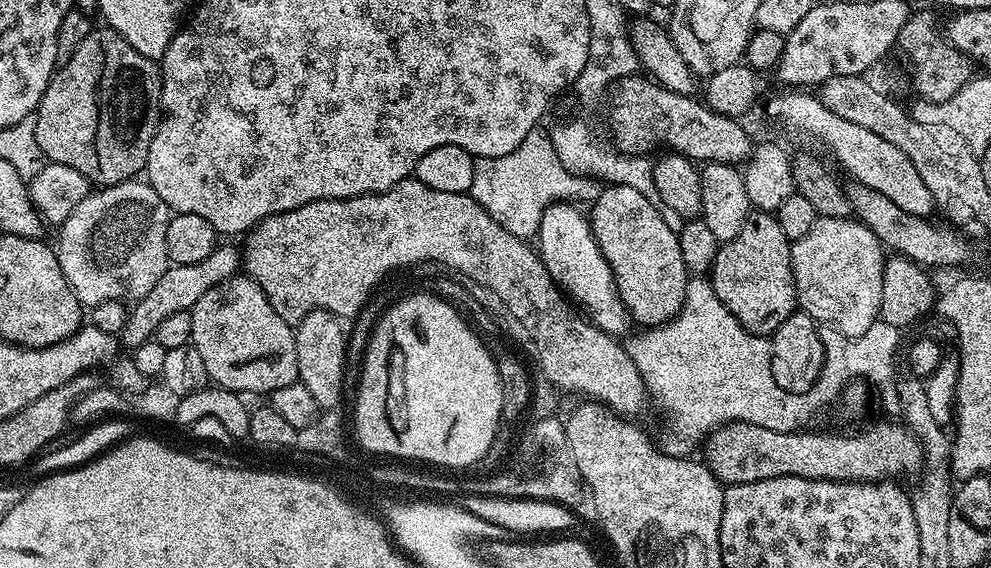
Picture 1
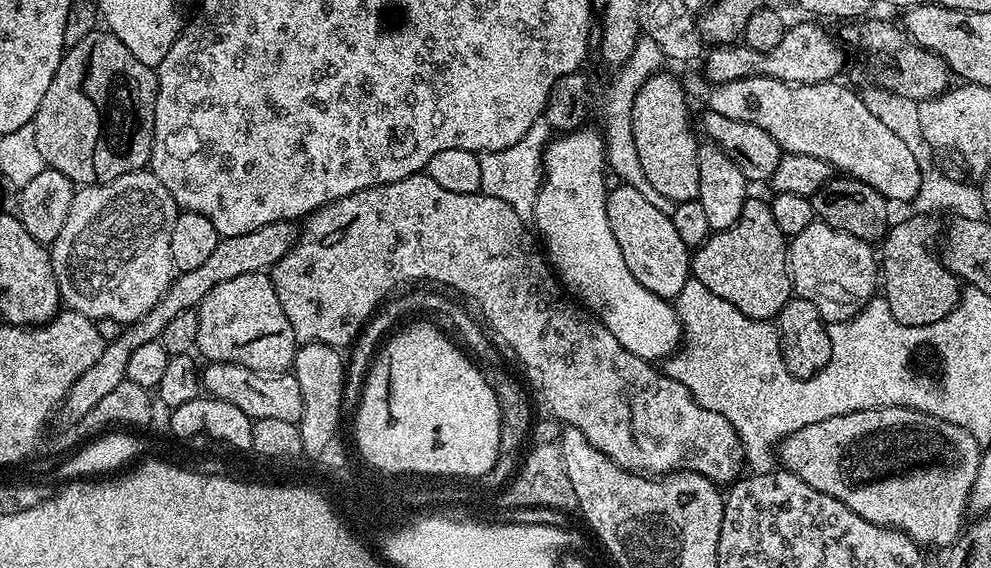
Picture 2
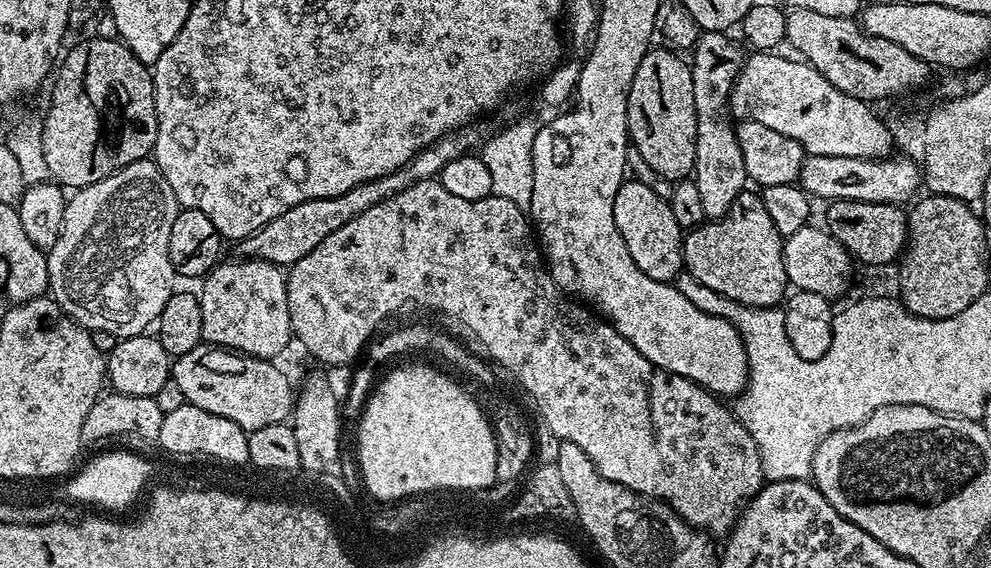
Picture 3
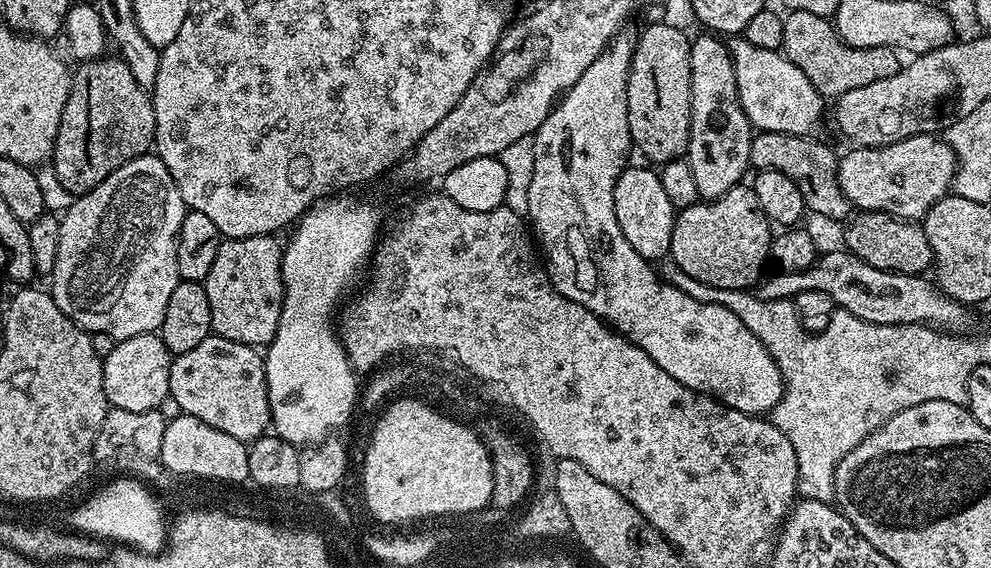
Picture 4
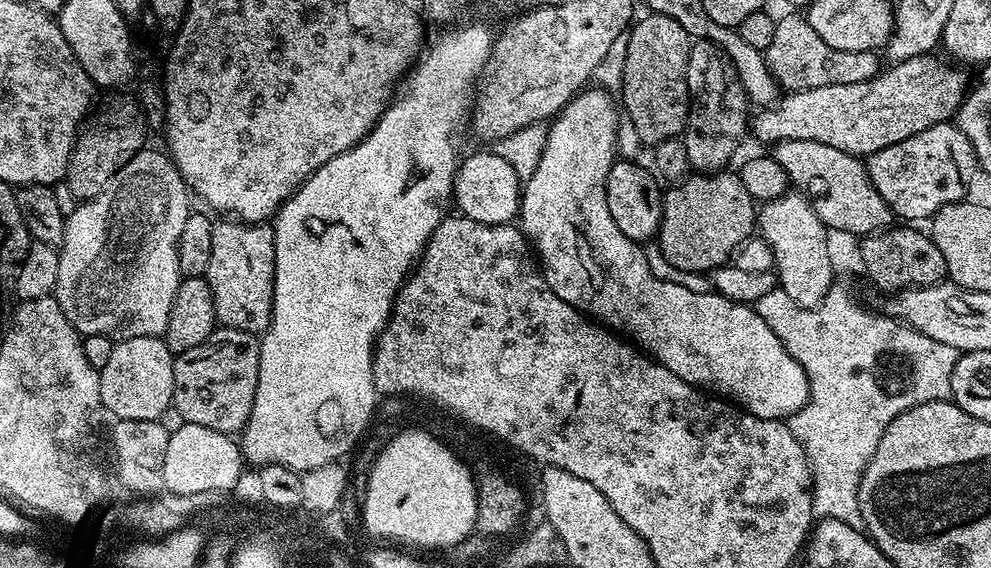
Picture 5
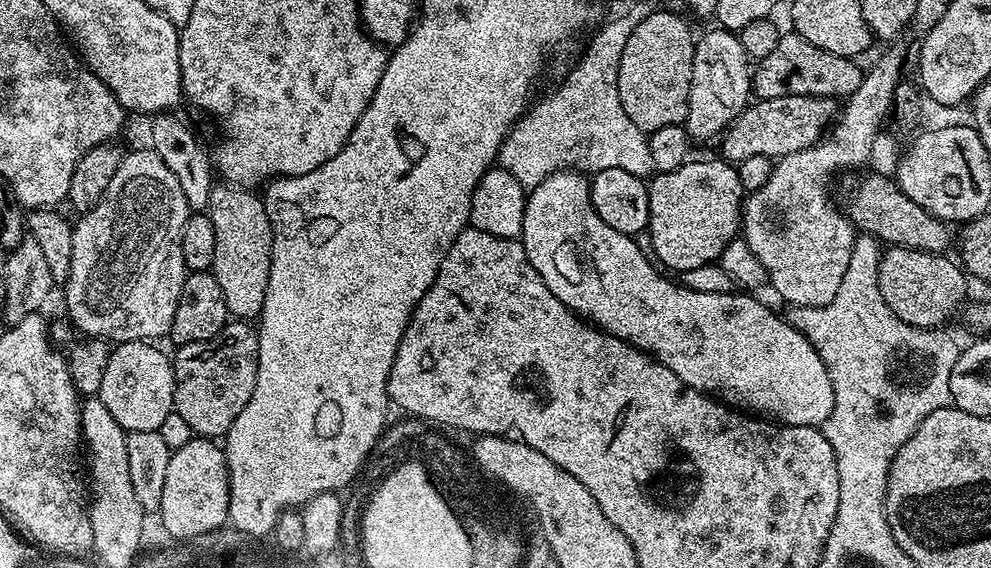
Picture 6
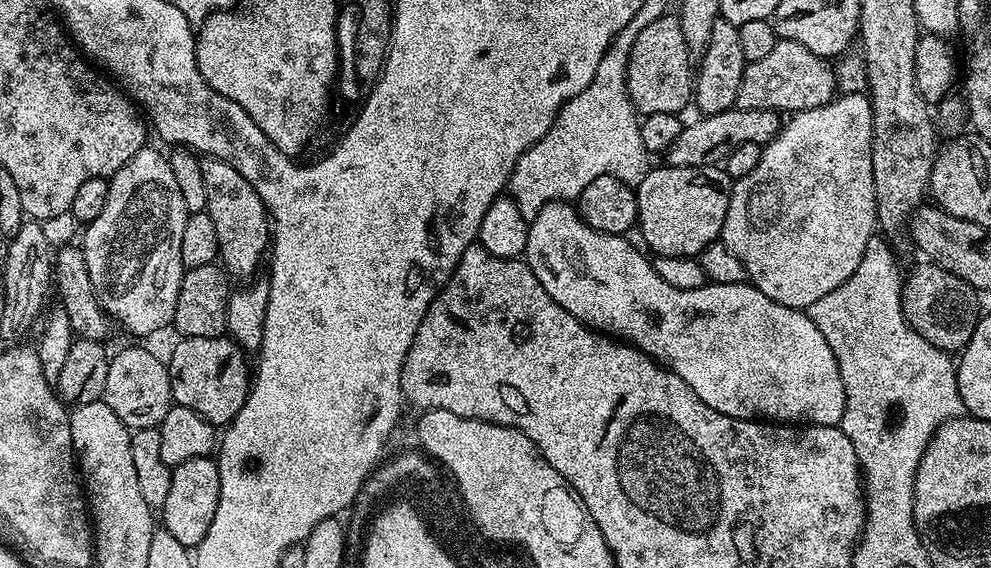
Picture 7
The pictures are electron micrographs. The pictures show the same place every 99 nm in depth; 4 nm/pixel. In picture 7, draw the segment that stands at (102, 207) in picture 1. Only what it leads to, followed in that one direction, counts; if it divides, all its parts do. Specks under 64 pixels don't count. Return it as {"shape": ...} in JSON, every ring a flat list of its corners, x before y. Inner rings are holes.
{"shape":[[146,146,108,180,106,206,102,214,83,229,86,274,90,274,98,302,115,323,117,320,126,331,136,336,160,332,172,323,178,306,178,290,186,271,182,262,182,229,186,227,189,215,178,190,178,181,174,179,174,170,170,170,168,156]]}

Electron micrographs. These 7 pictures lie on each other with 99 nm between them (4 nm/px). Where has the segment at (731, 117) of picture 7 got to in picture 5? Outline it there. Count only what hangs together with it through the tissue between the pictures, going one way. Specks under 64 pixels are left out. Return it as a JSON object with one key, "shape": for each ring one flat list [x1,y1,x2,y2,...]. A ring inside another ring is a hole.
{"shape":[[936,54,915,56,895,63,889,72,888,69,881,71,880,75,866,82,854,82,850,86,814,86,803,88,800,92,788,92,781,95,775,104,757,111,760,113,751,117,751,135,756,135,765,146,787,140,822,142,826,146,834,146,834,150,867,158,873,152,886,150,886,146,894,146,922,130,930,130,930,126,951,121,959,112,970,83,959,72,959,67,953,66,947,59,944,60,939,60]]}

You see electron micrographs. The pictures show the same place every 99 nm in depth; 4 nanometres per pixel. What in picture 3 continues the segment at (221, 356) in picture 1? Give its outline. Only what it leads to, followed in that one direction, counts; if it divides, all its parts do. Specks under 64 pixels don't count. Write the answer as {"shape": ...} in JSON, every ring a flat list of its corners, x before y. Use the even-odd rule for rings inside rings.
{"shape":[[225,259,217,264,207,276,203,277,201,284,204,285,198,288,202,306,202,341,205,345,231,348,234,352,242,352,246,356,256,356,259,360,275,361,276,355,294,340,290,322,290,306,286,294,288,282,285,269,279,264,271,264,265,260,235,259]]}

